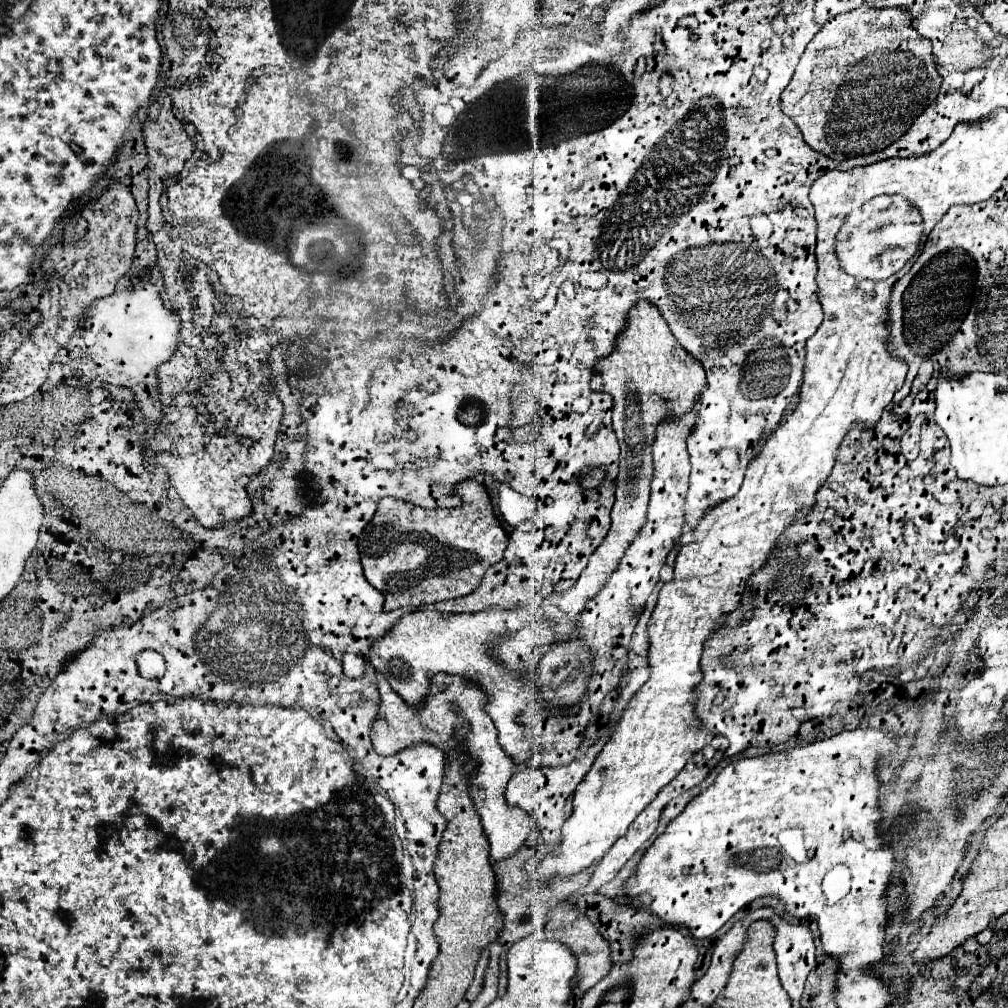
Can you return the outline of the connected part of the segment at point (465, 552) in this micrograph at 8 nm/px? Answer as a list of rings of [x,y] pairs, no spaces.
[[[469,479],[463,481],[457,493],[463,495],[463,505],[457,509],[423,509],[397,499],[379,501],[375,517],[359,537],[359,553],[367,581],[385,597],[383,611],[393,611],[397,607],[423,607],[469,595],[481,585],[487,569],[503,559],[509,537],[493,513],[485,487],[477,479]]]

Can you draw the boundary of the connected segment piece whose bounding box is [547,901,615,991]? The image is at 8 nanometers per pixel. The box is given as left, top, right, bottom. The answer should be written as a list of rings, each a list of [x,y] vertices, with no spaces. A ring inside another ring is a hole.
[[[567,901],[559,903],[551,913],[549,913],[549,921],[547,921],[547,929],[553,931],[555,941],[565,943],[577,957],[579,965],[577,965],[577,981],[581,979],[581,989],[587,991],[589,987],[593,987],[597,981],[601,981],[605,975],[609,975],[609,971],[613,969],[613,961],[611,961],[611,951],[609,951],[609,943],[601,937],[601,933],[597,931],[597,927],[593,923],[589,923],[589,919],[575,907],[569,905]]]

